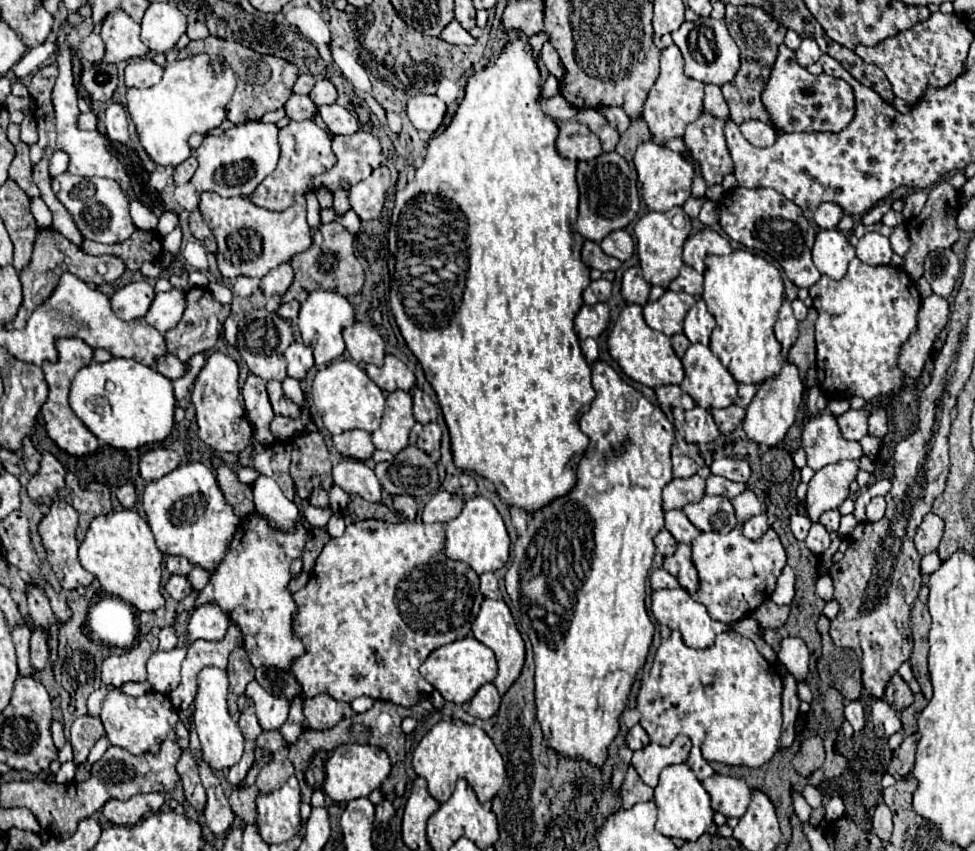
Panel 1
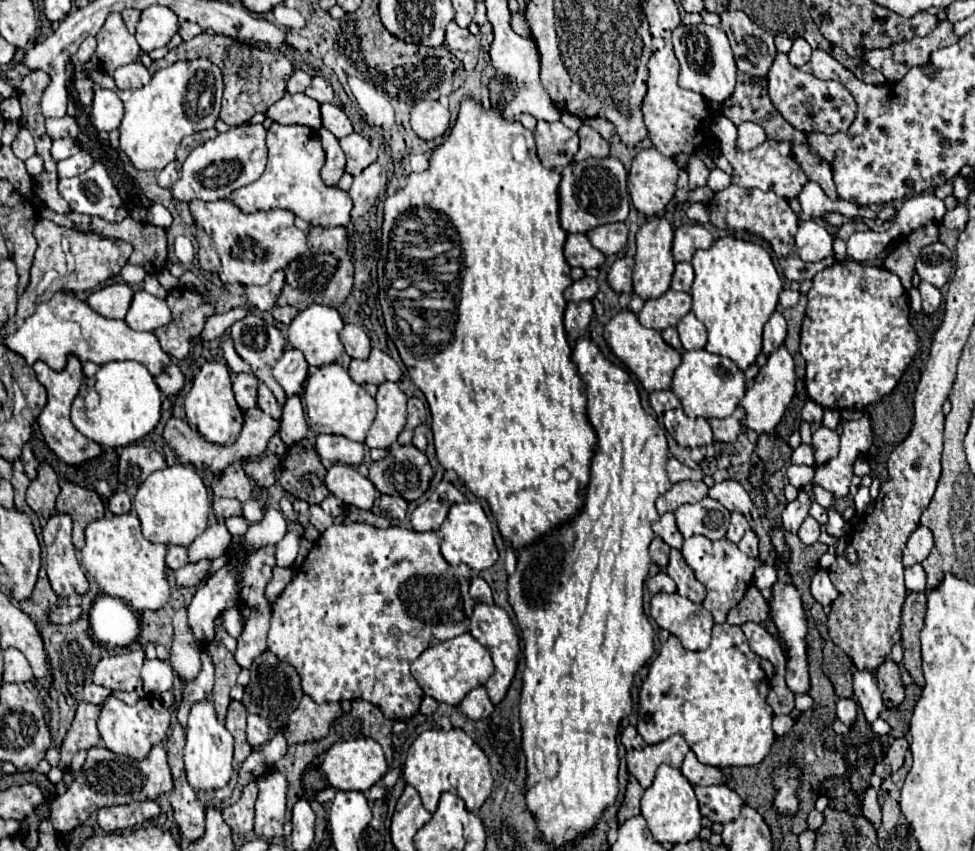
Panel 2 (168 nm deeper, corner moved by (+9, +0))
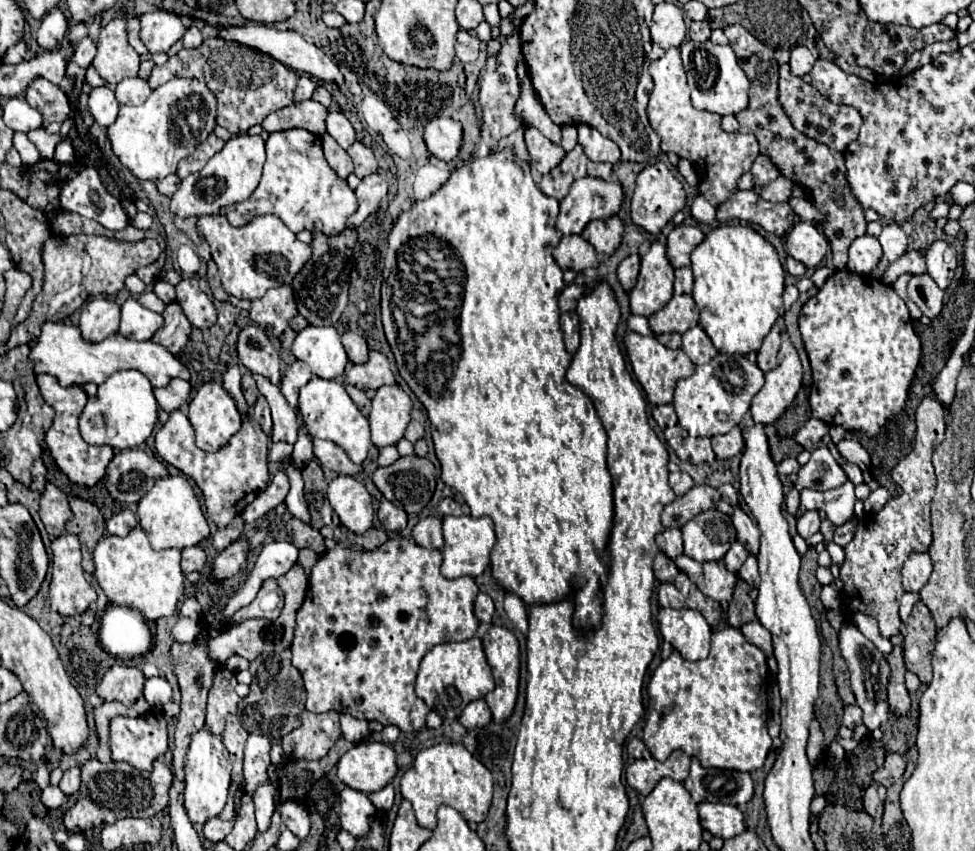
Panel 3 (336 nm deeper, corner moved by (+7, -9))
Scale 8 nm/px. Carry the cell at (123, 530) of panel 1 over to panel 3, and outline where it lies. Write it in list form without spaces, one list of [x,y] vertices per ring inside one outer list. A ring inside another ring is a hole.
[[[134,527],[126,537],[110,535],[106,539],[100,539],[94,551],[94,563],[96,563],[94,575],[110,603],[132,607],[152,621],[160,617],[170,617],[176,611],[184,591],[180,551],[178,549],[154,551],[142,527]]]

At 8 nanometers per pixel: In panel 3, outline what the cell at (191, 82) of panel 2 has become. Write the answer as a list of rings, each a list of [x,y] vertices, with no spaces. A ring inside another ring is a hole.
[[[176,77],[154,89],[146,103],[138,107],[122,105],[116,121],[106,129],[106,133],[112,151],[116,153],[120,163],[132,171],[134,177],[160,181],[170,173],[176,173],[178,161],[190,155],[196,149],[196,145],[212,133],[214,127],[216,127],[216,99],[212,91],[204,85],[204,81]],[[186,113],[196,113],[198,127],[190,127],[186,123],[188,119]],[[176,125],[180,125],[180,137],[176,133]]]

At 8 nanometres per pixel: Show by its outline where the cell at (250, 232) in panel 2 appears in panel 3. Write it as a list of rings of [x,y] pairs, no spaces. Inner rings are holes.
[[[206,215],[198,219],[198,229],[212,249],[224,291],[238,299],[254,301],[272,287],[290,285],[312,255],[310,245],[298,241],[276,215],[254,217],[244,227],[232,227],[224,215]]]

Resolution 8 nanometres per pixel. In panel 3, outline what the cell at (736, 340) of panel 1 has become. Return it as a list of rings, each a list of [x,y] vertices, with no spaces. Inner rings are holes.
[[[720,225],[710,229],[704,241],[692,251],[692,275],[694,275],[694,301],[700,309],[700,327],[708,333],[720,353],[742,353],[758,351],[762,339],[768,335],[780,315],[784,315],[782,291],[784,291],[784,269],[772,243],[768,243],[758,231],[748,225]]]

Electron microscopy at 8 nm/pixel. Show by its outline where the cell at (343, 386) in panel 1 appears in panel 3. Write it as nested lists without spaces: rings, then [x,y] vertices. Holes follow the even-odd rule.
[[[312,377],[302,389],[300,389],[300,399],[298,399],[298,409],[302,413],[302,419],[306,423],[306,429],[312,437],[318,439],[328,439],[336,445],[340,445],[346,455],[354,461],[354,463],[364,463],[368,457],[368,449],[372,447],[370,441],[370,425],[368,419],[356,409],[354,401],[348,397],[346,389],[342,383],[338,383],[336,379],[320,379],[320,377]]]

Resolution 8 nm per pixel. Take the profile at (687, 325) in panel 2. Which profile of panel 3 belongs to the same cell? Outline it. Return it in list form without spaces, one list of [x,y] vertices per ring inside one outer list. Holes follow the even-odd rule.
[[[698,325],[692,327],[692,329],[688,329],[682,335],[682,351],[690,357],[690,361],[694,365],[704,365],[712,357],[718,355],[718,349],[714,347],[714,343],[706,335],[706,331],[702,327],[698,327]]]

